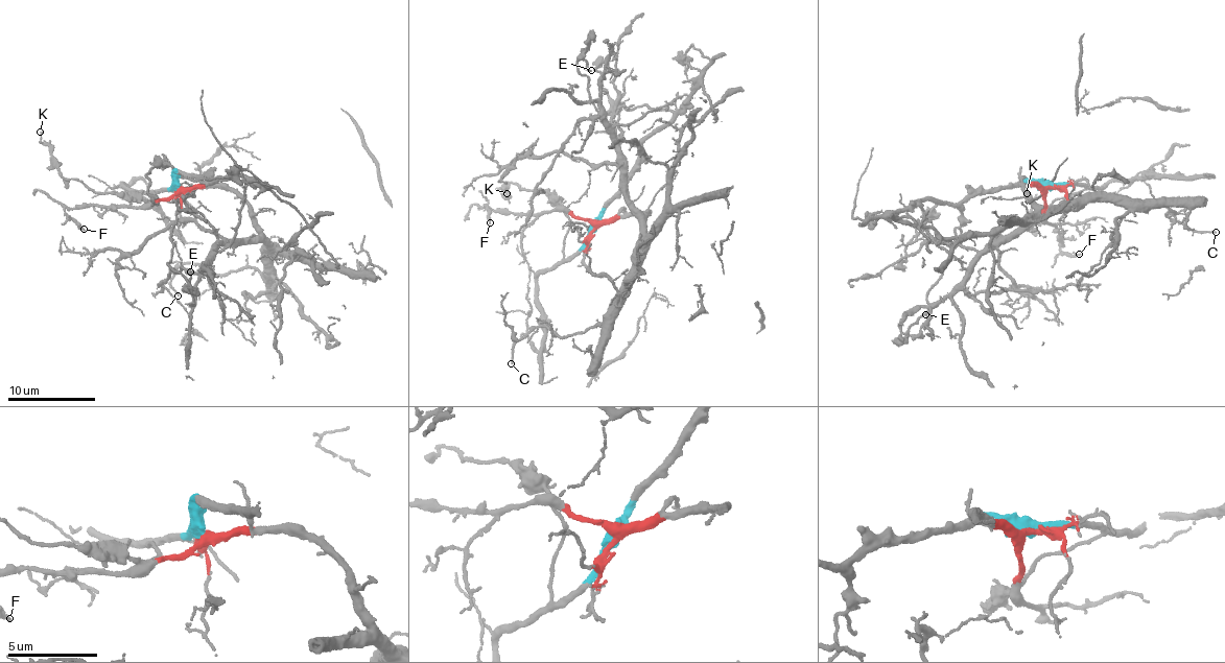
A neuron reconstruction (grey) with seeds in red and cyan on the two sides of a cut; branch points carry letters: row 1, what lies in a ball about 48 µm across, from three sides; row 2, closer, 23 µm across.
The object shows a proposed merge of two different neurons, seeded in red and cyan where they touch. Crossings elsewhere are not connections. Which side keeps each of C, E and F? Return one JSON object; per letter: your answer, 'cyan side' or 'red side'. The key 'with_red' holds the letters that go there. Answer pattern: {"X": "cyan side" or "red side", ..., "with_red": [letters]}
{"C": "red side", "E": "cyan side", "F": "red side", "with_red": ["C", "F"]}

